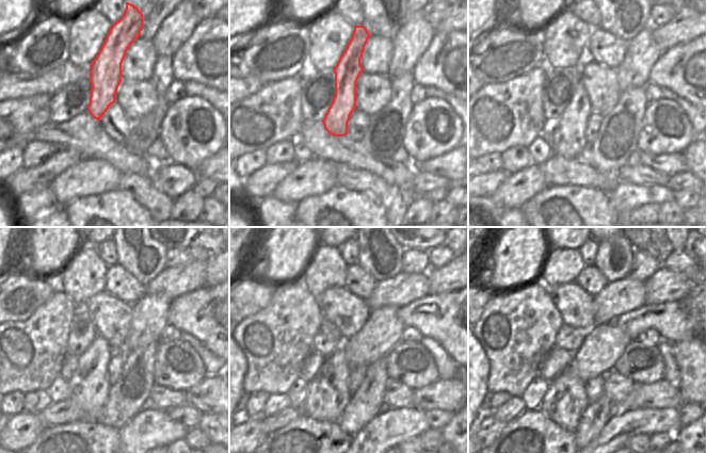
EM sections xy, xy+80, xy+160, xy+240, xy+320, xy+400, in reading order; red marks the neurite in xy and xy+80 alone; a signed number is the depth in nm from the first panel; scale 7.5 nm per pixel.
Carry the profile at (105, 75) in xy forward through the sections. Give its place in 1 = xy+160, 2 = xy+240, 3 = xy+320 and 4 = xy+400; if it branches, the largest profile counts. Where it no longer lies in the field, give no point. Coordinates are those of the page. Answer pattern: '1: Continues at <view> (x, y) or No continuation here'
1: Continues at xy+160 (566, 136)
2: Continues at xy+240 (89, 385)
3: Continues at xy+320 (327, 393)
4: Continues at xy+400 (565, 400)

